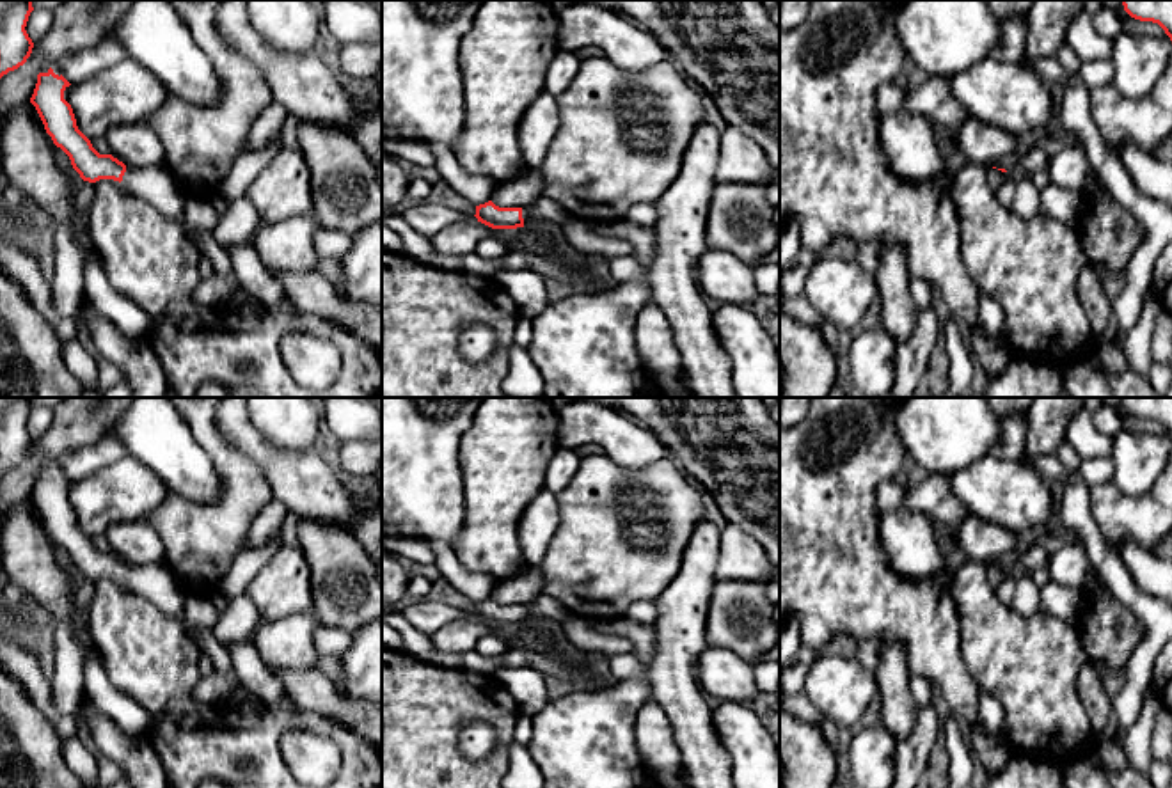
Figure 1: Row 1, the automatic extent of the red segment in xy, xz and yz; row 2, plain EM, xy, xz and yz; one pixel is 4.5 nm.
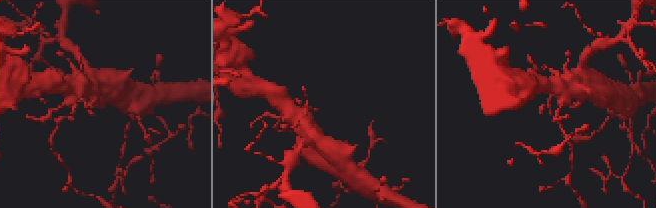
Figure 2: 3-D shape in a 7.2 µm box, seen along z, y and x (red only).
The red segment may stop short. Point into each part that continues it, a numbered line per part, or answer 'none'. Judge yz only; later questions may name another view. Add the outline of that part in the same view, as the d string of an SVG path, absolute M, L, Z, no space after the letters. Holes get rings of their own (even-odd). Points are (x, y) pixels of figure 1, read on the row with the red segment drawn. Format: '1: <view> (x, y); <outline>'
1: yz (995, 178); M987 167L987 183L991 186L991 190L998 190L1000 185L1003 183L1007 172L1002 172L998 169Z

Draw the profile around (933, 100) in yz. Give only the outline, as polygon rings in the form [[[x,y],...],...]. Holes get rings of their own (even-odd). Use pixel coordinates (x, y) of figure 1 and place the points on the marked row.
[[[929,76],[918,87],[907,87],[902,112],[925,119],[932,128],[941,126],[955,147],[957,133],[970,119],[968,112],[952,96],[950,82],[939,76]]]

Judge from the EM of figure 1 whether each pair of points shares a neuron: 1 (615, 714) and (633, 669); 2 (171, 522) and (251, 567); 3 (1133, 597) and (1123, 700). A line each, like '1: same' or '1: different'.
1: different
2: different
3: same

